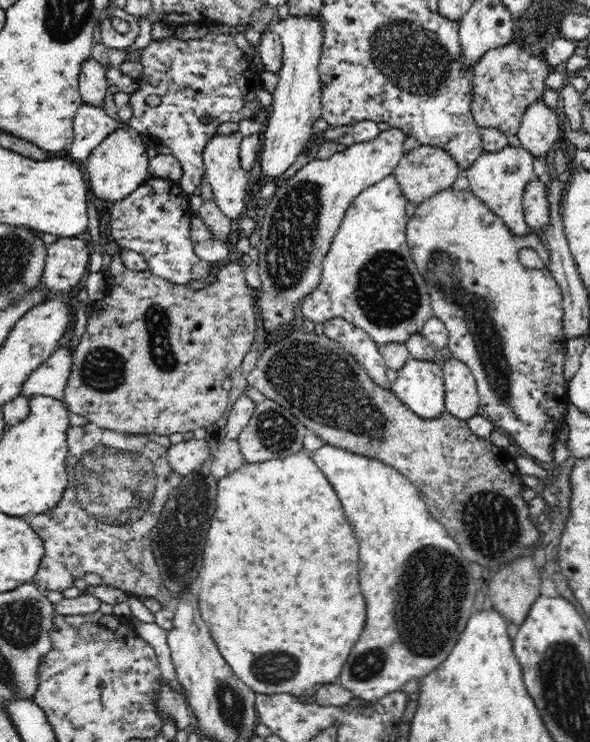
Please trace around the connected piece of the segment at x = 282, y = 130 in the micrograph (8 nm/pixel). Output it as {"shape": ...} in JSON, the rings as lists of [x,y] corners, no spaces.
{"shape":[[[290,13],[286,18],[280,19],[276,18],[274,22],[272,22],[268,29],[272,32],[276,32],[279,34],[281,45],[283,49],[282,53],[282,68],[278,70],[276,73],[278,76],[278,85],[276,86],[276,90],[273,92],[273,108],[272,112],[268,113],[268,118],[265,119],[265,125],[263,126],[262,133],[261,133],[261,146],[258,151],[258,154],[260,156],[260,166],[262,168],[263,174],[268,177],[268,182],[271,180],[271,178],[278,176],[279,174],[282,174],[287,168],[290,168],[292,166],[292,163],[296,160],[296,157],[300,155],[305,146],[309,143],[312,136],[312,127],[315,126],[315,123],[322,117],[322,82],[320,77],[320,71],[319,71],[319,65],[321,64],[321,57],[322,57],[322,50],[324,47],[324,36],[326,36],[326,27],[324,27],[324,21],[322,21],[322,17],[320,15],[312,15],[310,13],[306,13],[305,15],[292,15]]]}

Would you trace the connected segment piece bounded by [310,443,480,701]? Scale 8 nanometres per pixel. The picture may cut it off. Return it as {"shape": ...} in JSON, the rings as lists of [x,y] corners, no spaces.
{"shape":[[[324,443],[320,448],[316,449],[310,454],[311,459],[318,465],[318,468],[324,473],[324,476],[329,480],[331,487],[335,490],[339,501],[346,512],[346,518],[348,522],[352,524],[354,528],[354,534],[358,538],[358,544],[360,544],[360,584],[362,584],[362,592],[364,592],[364,598],[366,598],[366,604],[368,604],[368,620],[366,620],[366,628],[358,640],[358,644],[352,648],[352,654],[340,674],[340,684],[350,692],[352,692],[354,698],[364,699],[366,701],[375,701],[387,694],[400,690],[403,684],[410,682],[410,680],[419,680],[420,676],[432,672],[434,666],[440,666],[448,654],[452,650],[452,644],[456,644],[458,637],[462,634],[462,631],[467,625],[467,620],[472,614],[474,607],[474,599],[478,592],[480,583],[472,577],[472,566],[462,556],[462,551],[458,547],[458,544],[450,537],[450,534],[445,530],[444,525],[440,524],[436,518],[430,513],[428,506],[426,506],[425,500],[420,496],[418,487],[408,480],[402,472],[392,467],[390,464],[386,464],[386,461],[375,459],[374,457],[364,456],[362,454],[350,452],[343,448],[338,448],[331,444]]]}

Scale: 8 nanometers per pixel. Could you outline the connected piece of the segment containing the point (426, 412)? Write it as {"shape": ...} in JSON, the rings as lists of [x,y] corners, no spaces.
{"shape":[[[410,357],[397,370],[396,396],[422,418],[434,418],[445,411],[443,367],[441,361]]]}

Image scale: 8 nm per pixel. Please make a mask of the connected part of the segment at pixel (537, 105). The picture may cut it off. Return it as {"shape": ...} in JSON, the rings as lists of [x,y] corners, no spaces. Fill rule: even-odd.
{"shape":[[[539,98],[526,108],[521,126],[518,129],[518,139],[522,147],[534,155],[546,155],[555,149],[556,140],[559,138],[560,126],[558,114]]]}

